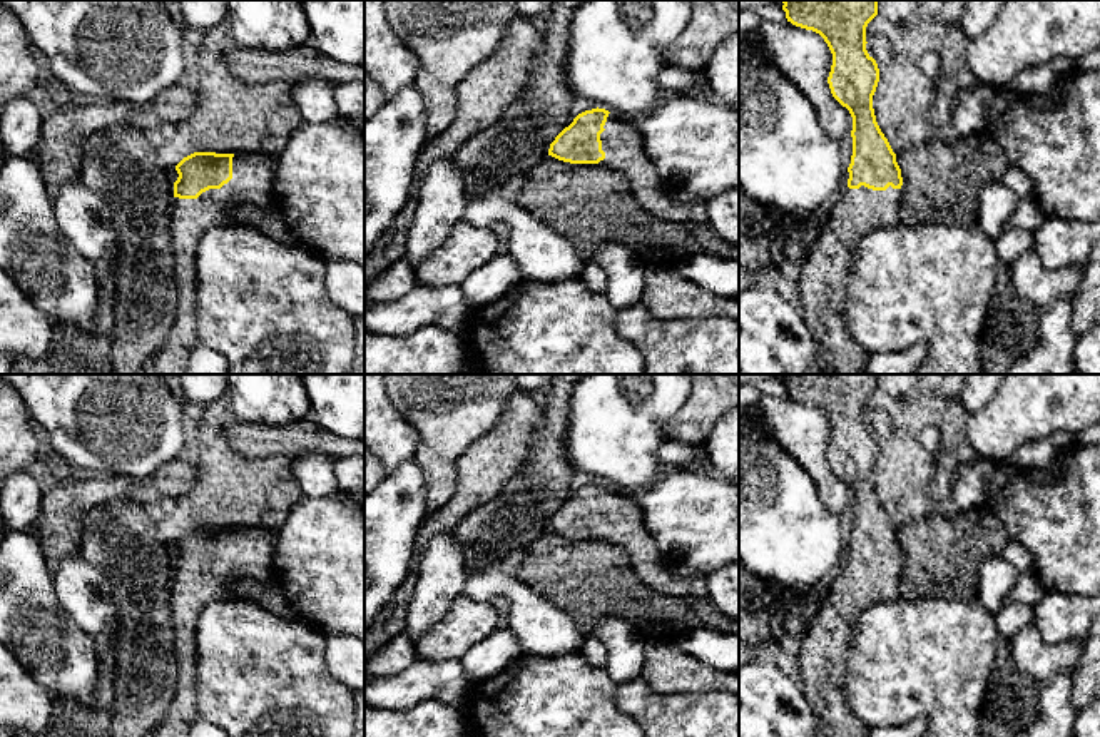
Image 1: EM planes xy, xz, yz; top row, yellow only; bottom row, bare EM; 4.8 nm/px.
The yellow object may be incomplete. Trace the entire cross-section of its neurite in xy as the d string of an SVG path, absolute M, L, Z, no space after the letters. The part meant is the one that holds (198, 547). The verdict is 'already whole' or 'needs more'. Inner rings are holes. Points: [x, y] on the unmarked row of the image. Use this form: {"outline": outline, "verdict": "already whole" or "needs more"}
{"outline": "M194 526L176 545L171 617L177 657L172 702L152 737L189 737L199 717L196 705L196 625L214 600L239 598L231 587L241 580L267 583L274 578L276 535L254 526Z", "verdict": "needs more"}

